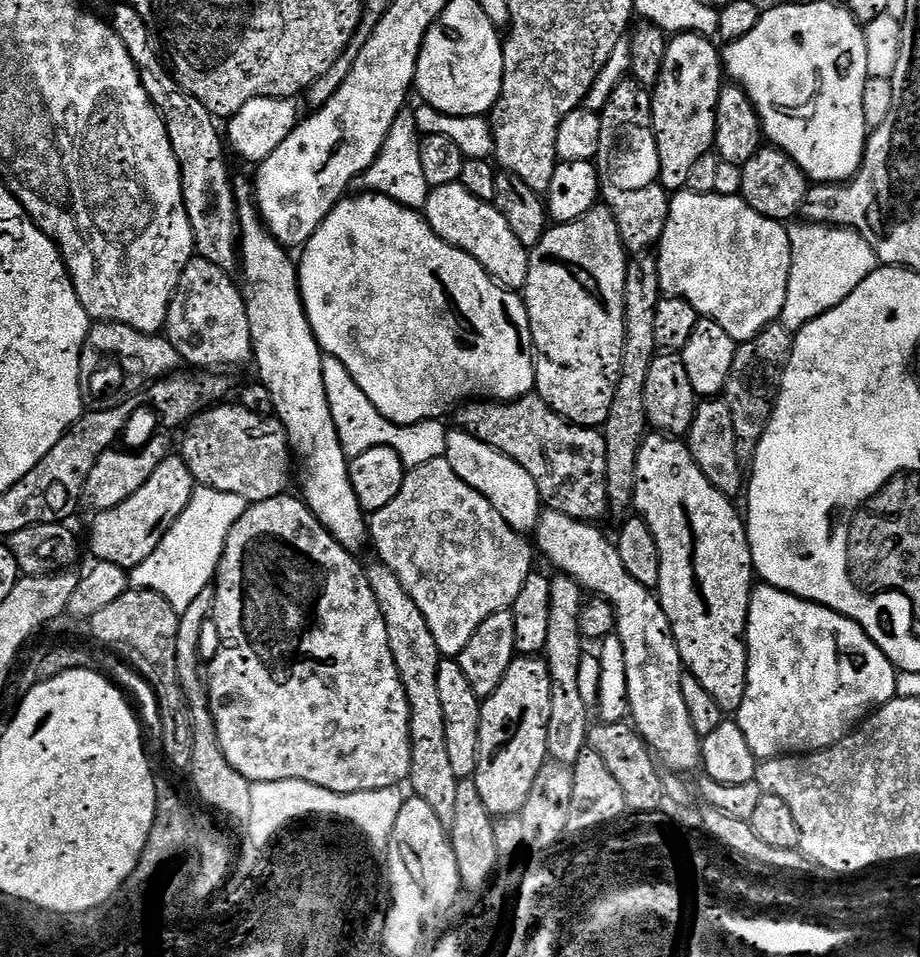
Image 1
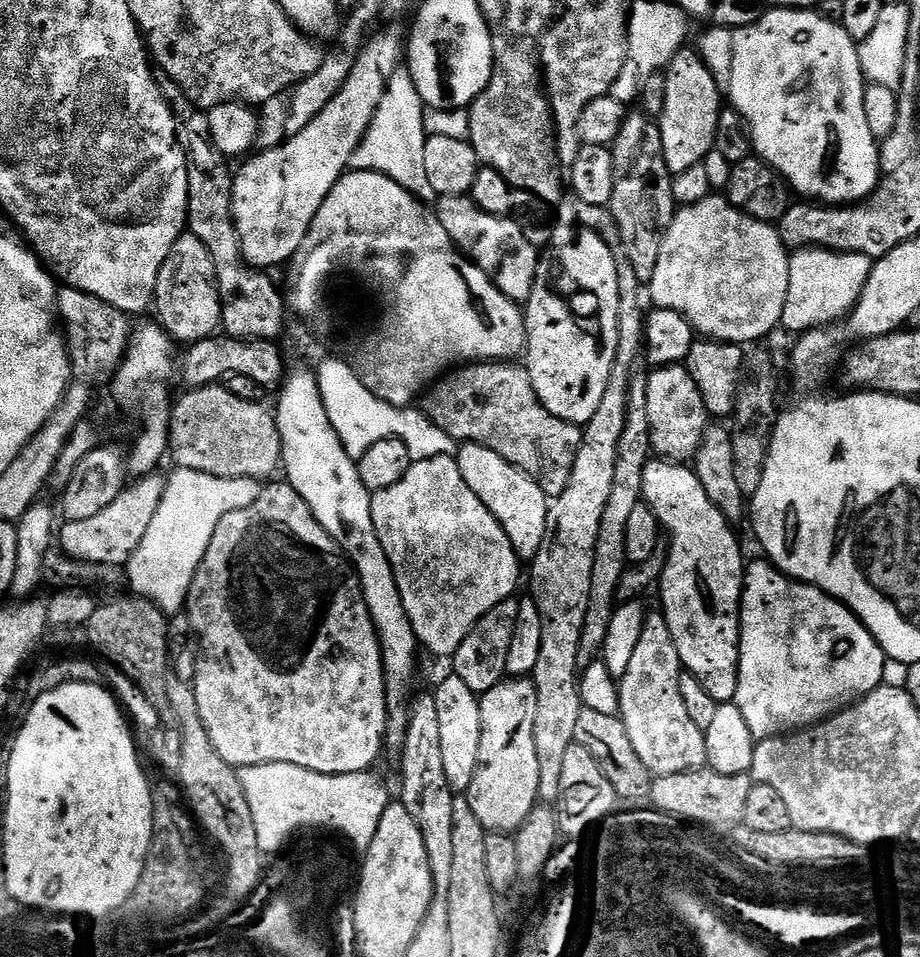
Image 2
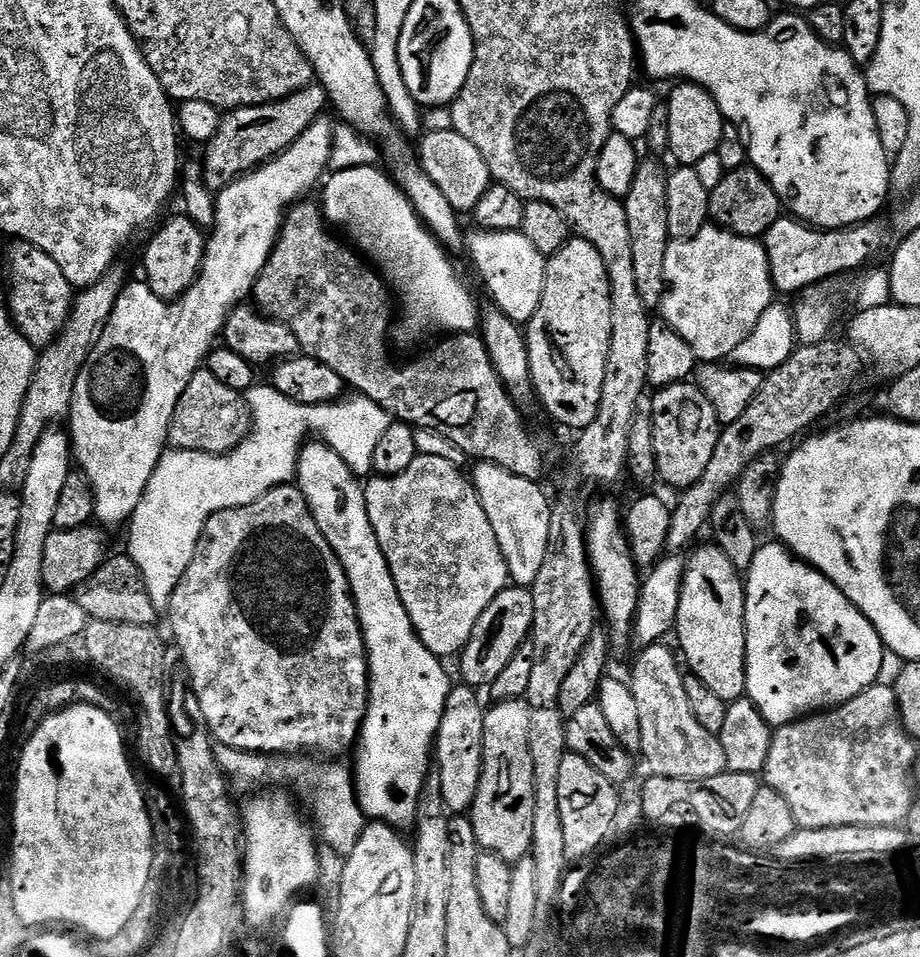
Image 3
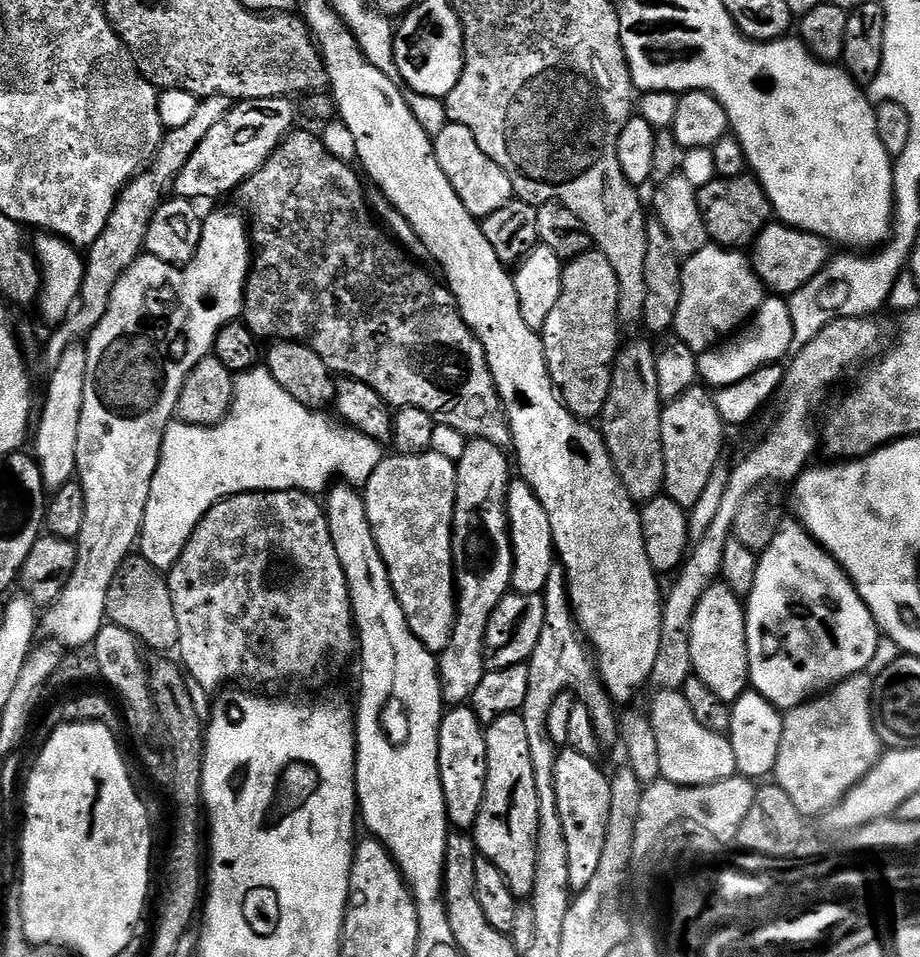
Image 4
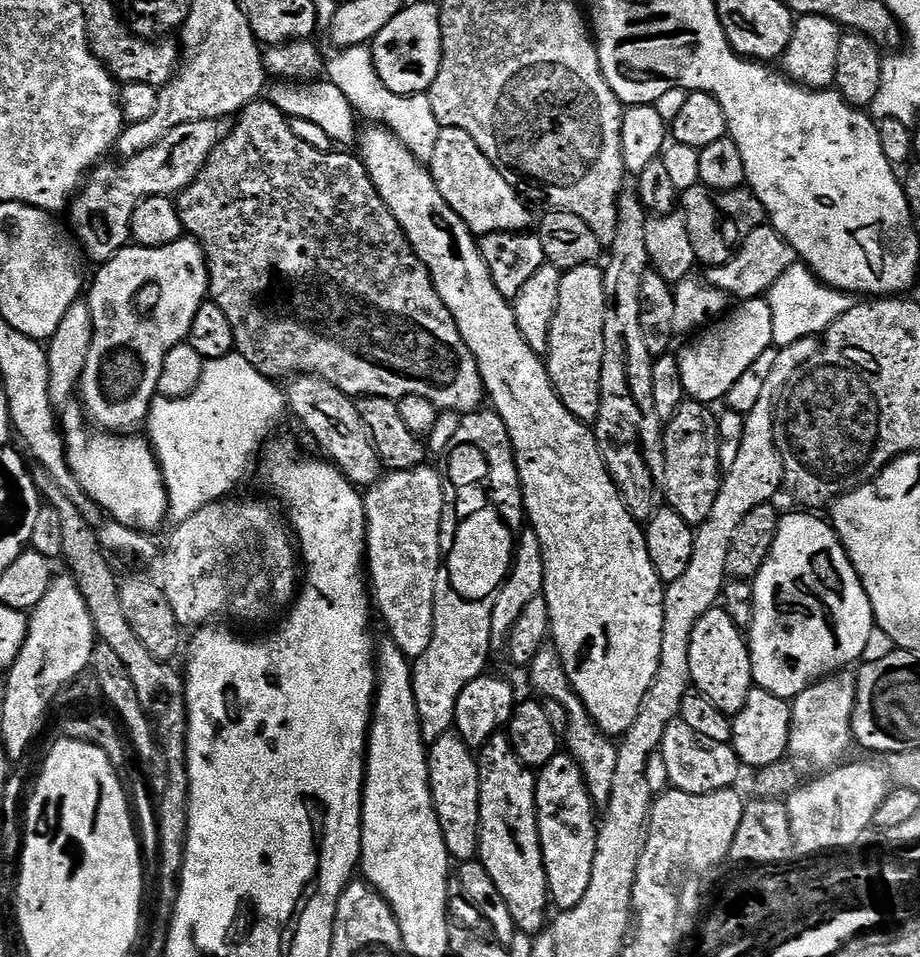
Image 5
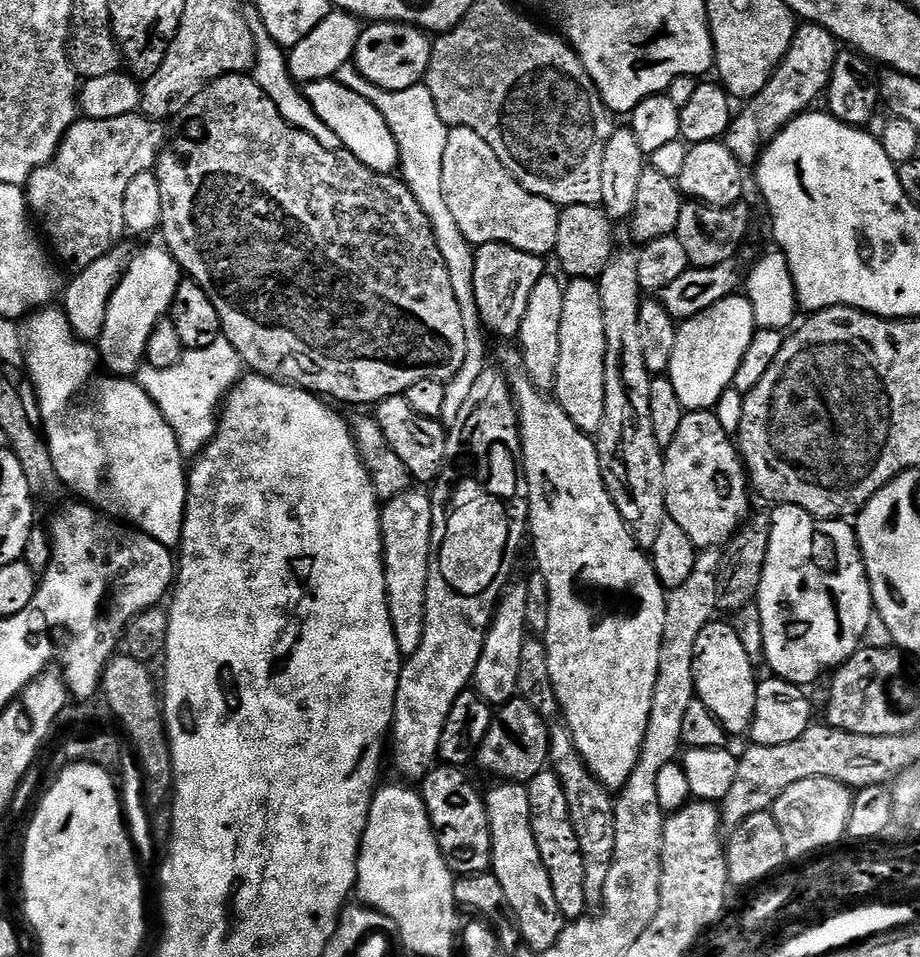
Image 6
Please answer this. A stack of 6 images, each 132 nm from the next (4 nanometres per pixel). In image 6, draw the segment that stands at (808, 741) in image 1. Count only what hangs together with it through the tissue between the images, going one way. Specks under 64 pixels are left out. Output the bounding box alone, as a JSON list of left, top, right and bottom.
[758,504,874,686]

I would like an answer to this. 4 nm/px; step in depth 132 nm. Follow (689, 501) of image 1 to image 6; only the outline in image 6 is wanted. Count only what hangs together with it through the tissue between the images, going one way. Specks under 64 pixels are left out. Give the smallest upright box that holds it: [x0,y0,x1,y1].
[694,623,758,738]

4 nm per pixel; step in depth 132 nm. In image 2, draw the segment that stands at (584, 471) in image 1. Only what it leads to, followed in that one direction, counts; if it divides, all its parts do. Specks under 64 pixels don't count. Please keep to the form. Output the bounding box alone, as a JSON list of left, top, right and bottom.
[426,362,584,498]

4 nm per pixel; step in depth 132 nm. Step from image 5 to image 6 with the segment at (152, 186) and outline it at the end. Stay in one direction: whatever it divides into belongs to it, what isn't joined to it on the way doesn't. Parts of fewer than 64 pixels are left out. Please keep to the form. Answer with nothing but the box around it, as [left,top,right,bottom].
[26,112,170,270]

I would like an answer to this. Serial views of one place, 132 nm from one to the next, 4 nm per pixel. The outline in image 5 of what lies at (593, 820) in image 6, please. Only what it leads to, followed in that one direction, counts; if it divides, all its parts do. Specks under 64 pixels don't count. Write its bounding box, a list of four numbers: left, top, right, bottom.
[530,647,618,810]

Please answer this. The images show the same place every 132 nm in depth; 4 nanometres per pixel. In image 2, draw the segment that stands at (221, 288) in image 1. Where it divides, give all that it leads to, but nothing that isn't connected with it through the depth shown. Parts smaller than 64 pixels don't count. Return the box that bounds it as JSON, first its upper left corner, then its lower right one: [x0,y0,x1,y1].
[154,231,222,346]

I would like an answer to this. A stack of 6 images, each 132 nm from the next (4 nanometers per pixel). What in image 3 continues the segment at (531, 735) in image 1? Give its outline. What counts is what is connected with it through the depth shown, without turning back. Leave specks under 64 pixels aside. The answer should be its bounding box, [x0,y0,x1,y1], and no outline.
[470,699,534,865]

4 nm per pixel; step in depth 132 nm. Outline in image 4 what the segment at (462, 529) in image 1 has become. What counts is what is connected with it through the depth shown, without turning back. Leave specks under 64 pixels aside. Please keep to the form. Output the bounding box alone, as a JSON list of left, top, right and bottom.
[362,450,456,654]

